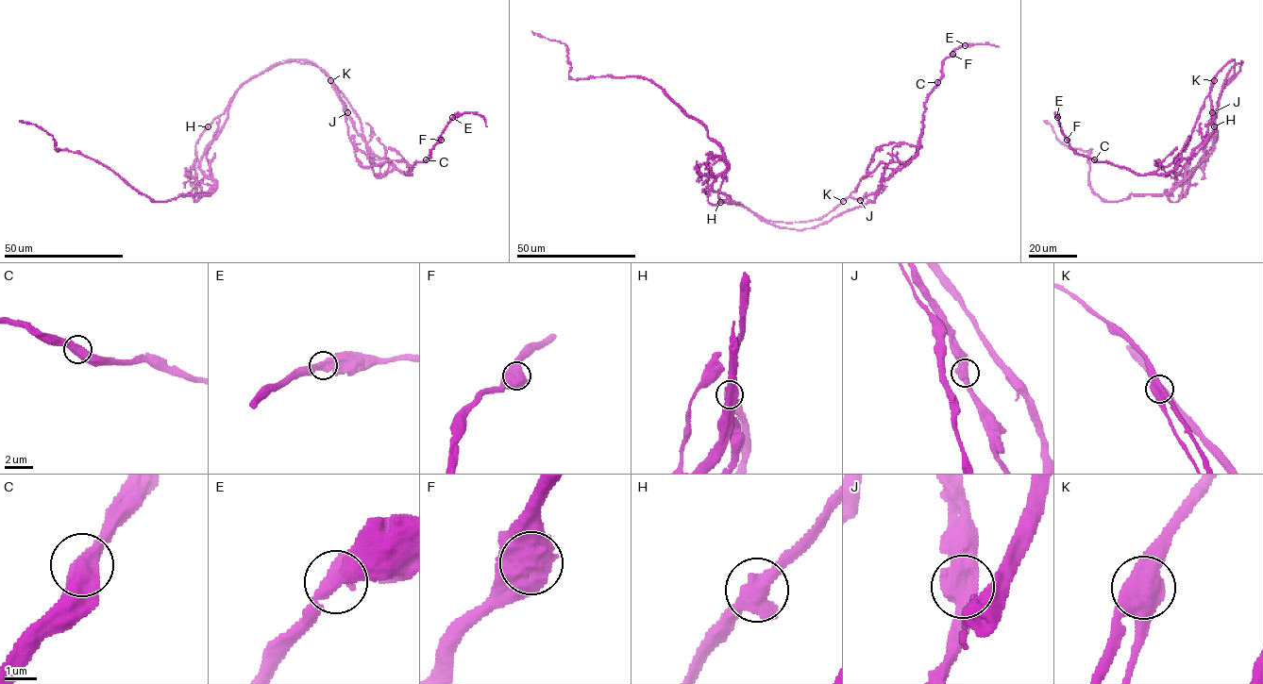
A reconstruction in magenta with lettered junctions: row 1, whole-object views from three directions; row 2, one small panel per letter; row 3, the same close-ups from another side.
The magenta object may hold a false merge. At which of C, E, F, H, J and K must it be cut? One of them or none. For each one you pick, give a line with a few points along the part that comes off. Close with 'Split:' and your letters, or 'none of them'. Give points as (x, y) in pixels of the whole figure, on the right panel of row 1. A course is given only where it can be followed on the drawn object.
K: (1213, 80), (1234, 59), (1218, 100), (1217, 141), (1171, 202), (1168, 194), (1213, 149), (1215, 129)
Split: K

